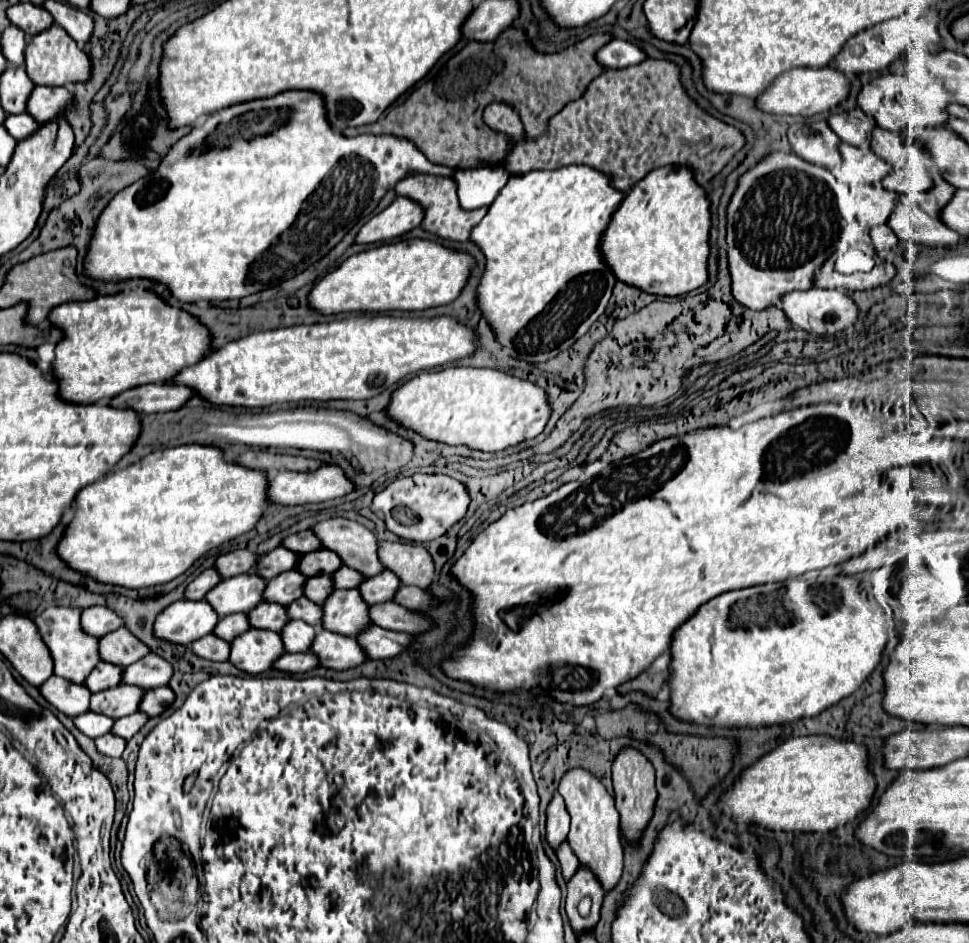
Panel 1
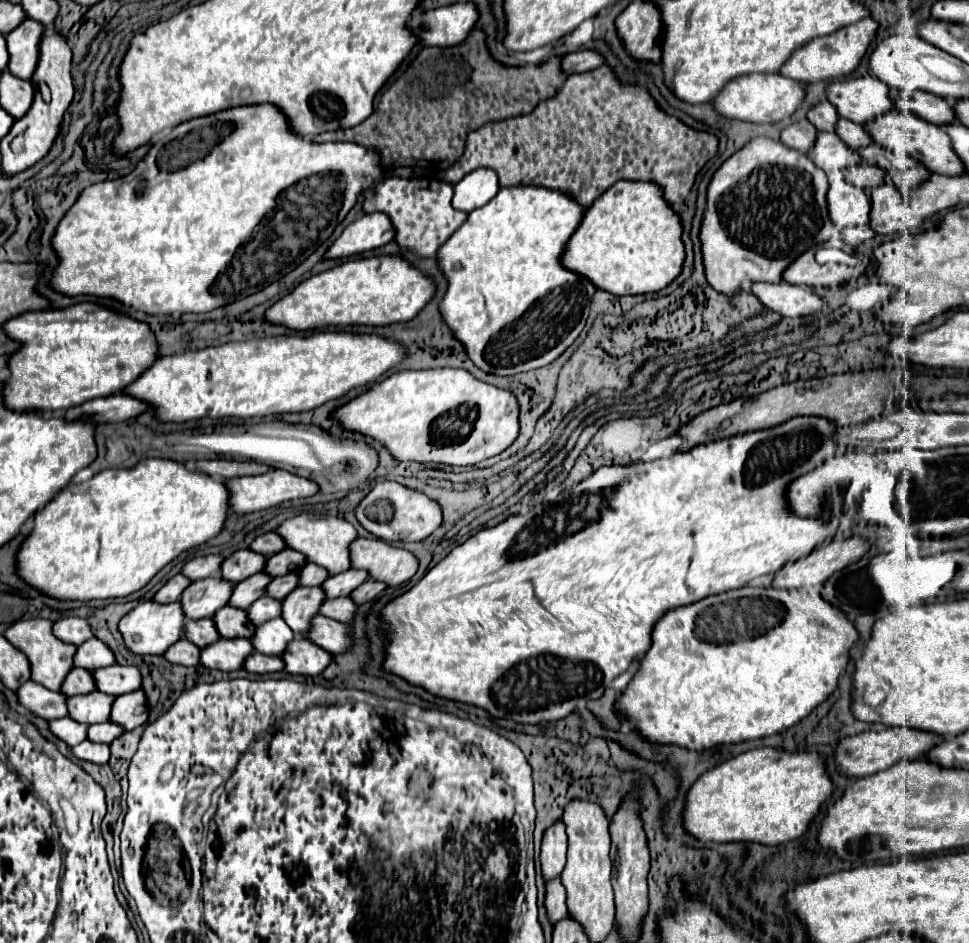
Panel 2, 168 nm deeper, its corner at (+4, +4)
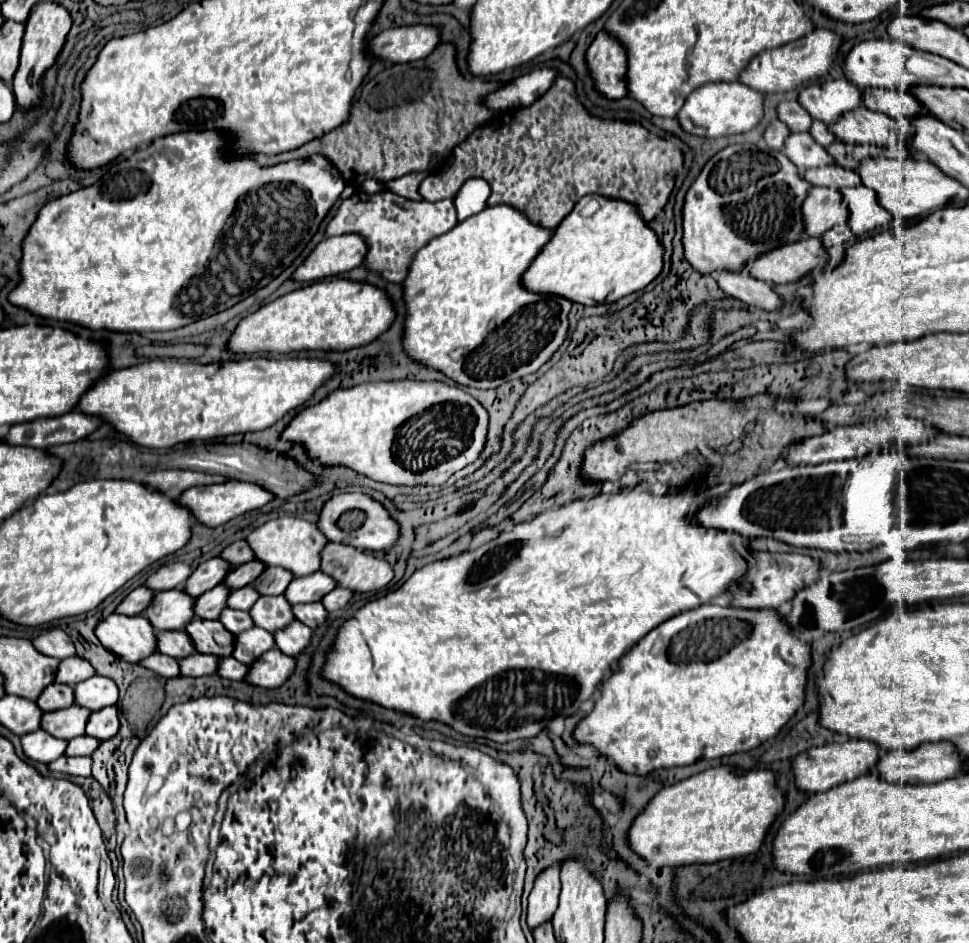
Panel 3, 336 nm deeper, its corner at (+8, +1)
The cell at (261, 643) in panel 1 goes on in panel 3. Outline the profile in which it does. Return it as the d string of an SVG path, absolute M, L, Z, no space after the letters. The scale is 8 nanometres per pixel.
M192 653L190 657L180 659L180 675L184 677L212 675L216 667L218 667L218 657L204 655L204 653Z

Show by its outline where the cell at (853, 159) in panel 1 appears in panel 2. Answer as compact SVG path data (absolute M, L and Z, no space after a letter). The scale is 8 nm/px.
M820 132L818 140L808 156L824 172L846 170L848 166L856 166L862 162L860 154L856 154L856 150L852 150L850 146L844 146L844 142L840 142L840 138L836 138L834 132L832 134Z

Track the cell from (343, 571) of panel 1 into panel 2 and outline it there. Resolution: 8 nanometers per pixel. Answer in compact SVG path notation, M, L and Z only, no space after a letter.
M316 564L302 566L302 570L298 570L298 576L300 576L300 586L320 586L324 578L330 578L328 570L322 570L322 566Z

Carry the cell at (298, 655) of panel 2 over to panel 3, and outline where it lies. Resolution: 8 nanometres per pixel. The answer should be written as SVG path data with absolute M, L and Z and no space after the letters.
M270 649L248 667L248 677L244 677L244 681L264 689L276 689L294 671L294 665L296 665L294 657L288 657L278 649Z

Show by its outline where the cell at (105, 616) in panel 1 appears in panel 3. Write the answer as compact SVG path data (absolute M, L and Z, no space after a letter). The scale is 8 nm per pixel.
M62 629L44 631L40 637L36 637L32 641L32 645L36 647L36 651L40 651L48 657L56 657L56 659L66 659L76 653L74 643L70 641L70 637Z

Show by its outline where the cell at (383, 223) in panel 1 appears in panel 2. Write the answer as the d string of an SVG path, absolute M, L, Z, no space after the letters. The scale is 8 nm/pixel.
M384 212L362 214L346 226L342 236L328 248L326 258L344 258L380 248L394 240L394 226Z

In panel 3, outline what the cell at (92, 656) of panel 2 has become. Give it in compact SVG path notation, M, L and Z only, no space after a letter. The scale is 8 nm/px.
M68 657L58 665L56 671L56 681L54 683L64 683L64 685L76 685L80 681L86 681L88 677L94 675L94 669L88 661L80 657Z

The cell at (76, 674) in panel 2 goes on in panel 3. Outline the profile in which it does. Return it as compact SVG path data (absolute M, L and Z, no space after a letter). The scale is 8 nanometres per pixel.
M52 683L44 689L44 693L40 693L40 697L36 699L36 705L40 705L42 711L56 711L56 709L64 709L68 705L74 703L74 693L68 685L58 685Z

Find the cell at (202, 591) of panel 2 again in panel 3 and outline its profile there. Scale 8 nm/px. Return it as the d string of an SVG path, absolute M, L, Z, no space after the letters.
M182 589L160 591L154 595L152 605L144 611L150 625L158 631L184 629L188 621L194 619L194 599L186 595Z

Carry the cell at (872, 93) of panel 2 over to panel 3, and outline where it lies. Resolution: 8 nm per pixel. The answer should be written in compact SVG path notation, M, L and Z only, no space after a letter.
M828 79L804 87L798 101L800 105L804 105L804 109L808 109L808 115L812 115L812 119L830 125L842 113L860 107L862 93L846 79Z

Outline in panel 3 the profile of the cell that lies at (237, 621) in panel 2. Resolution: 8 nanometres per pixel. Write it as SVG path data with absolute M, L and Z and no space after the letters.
M194 617L188 625L186 625L186 633L188 637L192 637L192 643L196 645L196 651L200 653L208 653L208 655L216 655L216 657L228 657L232 655L232 645L228 647L220 647L214 641L214 633L222 631L222 623L220 621L208 621L208 619L198 619Z

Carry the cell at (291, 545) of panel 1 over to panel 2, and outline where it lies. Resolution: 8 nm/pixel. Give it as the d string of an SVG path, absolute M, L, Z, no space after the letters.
M266 532L250 544L250 550L260 552L264 556L272 556L272 554L278 554L280 550L286 550L286 546L284 546L284 538L280 538L280 534Z

